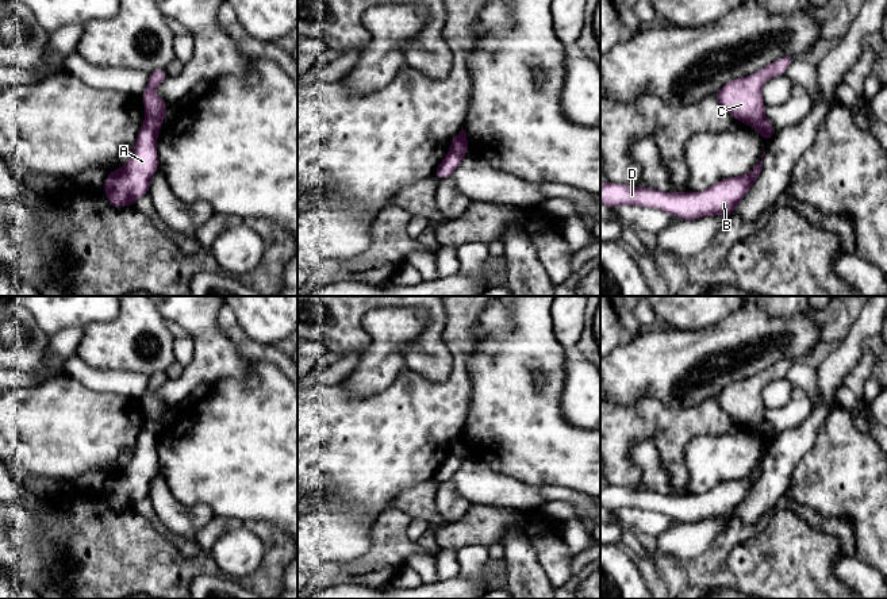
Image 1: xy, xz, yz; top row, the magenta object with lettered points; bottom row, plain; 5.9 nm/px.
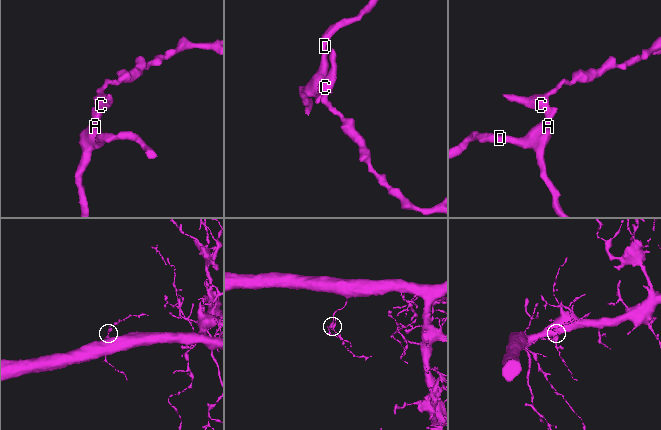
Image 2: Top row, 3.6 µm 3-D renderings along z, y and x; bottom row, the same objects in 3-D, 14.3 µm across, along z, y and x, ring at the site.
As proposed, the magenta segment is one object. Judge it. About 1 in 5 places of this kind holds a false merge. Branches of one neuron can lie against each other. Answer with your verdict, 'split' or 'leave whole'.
split

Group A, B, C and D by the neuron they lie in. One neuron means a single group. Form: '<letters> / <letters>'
A B D / C

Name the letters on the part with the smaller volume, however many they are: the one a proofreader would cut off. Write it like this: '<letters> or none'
C

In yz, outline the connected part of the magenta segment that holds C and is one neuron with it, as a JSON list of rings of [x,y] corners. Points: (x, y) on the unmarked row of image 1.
[[[783,360],[759,375],[734,381],[714,396],[719,407],[740,426],[756,430],[764,422],[765,406],[761,389],[772,380],[783,379],[792,361]]]

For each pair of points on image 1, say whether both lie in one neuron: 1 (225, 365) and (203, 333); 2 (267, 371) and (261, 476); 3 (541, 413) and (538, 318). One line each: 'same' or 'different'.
1: same
2: same
3: same

